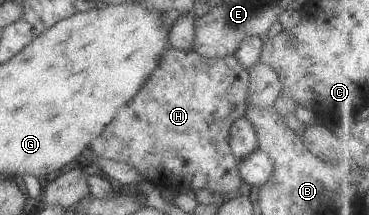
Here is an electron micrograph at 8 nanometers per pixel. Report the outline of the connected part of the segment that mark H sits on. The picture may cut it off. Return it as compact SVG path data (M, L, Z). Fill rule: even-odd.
M170 46L160 55L156 69L152 71L152 74L145 80L145 83L140 89L138 89L136 95L132 97L132 100L130 100L129 103L126 103L123 107L118 109L116 116L114 116L112 121L105 126L105 129L100 133L100 136L97 136L96 139L89 144L89 149L91 150L91 153L94 153L94 156L97 156L98 158L123 162L124 164L131 166L143 176L143 179L146 179L146 181L151 184L172 186L176 190L182 189L192 192L198 189L204 189L229 198L243 183L242 179L239 177L239 172L237 171L237 161L228 149L229 128L234 120L245 118L248 85L249 73L243 69L242 65L240 65L234 57L228 55L224 58L204 58L197 55L193 50L184 52L173 49Z

